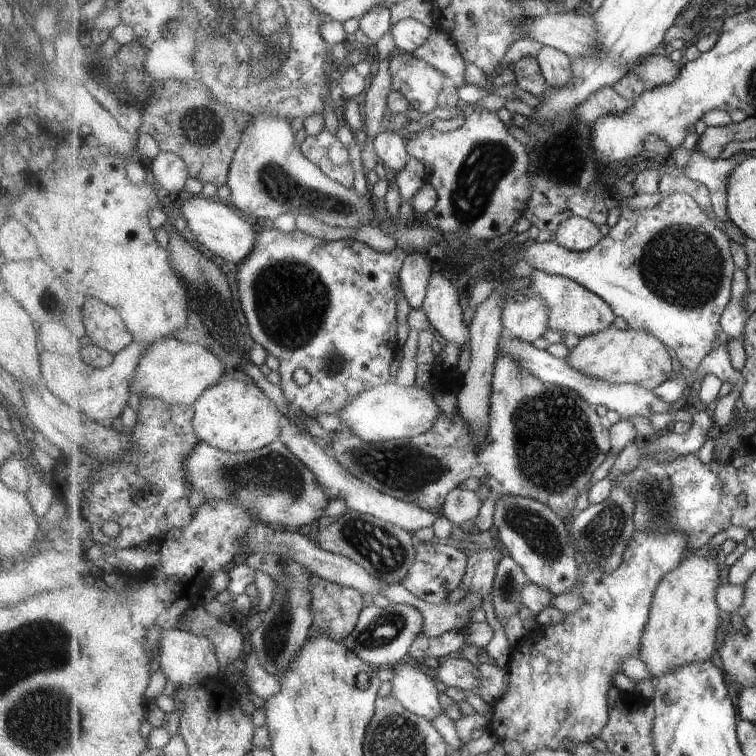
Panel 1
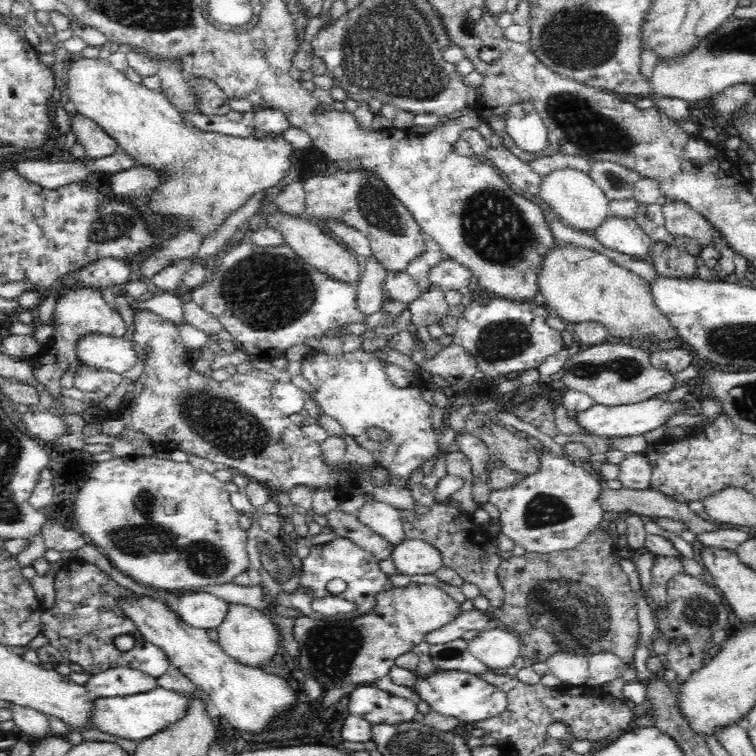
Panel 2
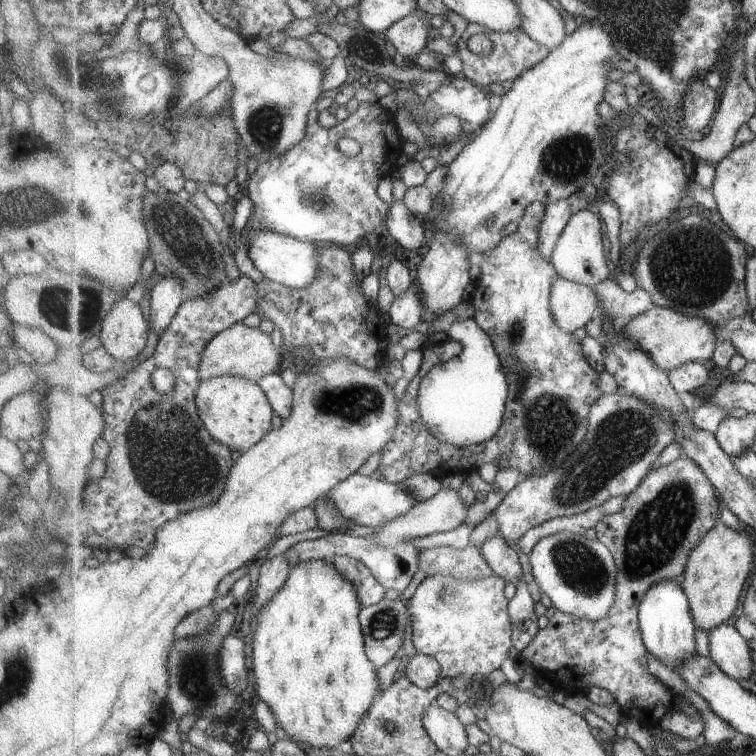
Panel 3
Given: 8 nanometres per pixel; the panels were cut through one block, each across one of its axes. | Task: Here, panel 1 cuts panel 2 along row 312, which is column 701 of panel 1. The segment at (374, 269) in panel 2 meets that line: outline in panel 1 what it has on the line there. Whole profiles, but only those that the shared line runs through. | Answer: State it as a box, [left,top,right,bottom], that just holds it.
[691,335,746,392]

